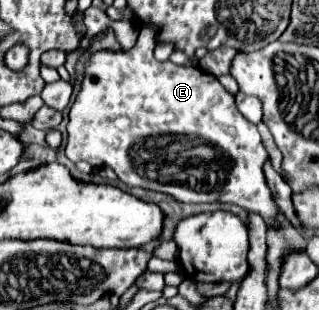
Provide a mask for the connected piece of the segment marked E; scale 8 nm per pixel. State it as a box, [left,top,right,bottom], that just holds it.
[66,26,276,228]

